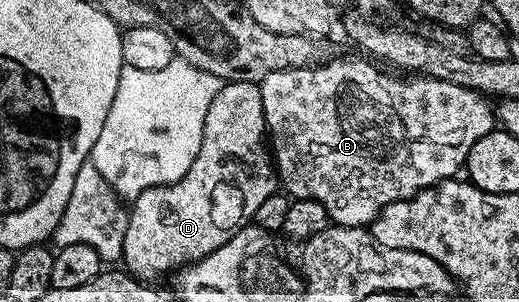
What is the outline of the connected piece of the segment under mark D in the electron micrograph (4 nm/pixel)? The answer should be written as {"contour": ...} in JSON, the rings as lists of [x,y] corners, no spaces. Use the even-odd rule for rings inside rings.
{"contour":[[[233,80],[221,83],[218,94],[214,94],[214,102],[210,102],[210,110],[206,110],[206,126],[202,130],[202,142],[198,150],[198,158],[194,158],[190,170],[186,170],[186,174],[182,174],[182,178],[178,182],[166,186],[154,186],[150,190],[142,190],[142,194],[138,194],[135,200],[131,201],[122,264],[128,267],[125,269],[131,275],[144,282],[155,281],[155,276],[164,276],[167,272],[173,271],[172,273],[175,273],[177,270],[183,270],[189,264],[194,264],[196,261],[214,254],[214,250],[218,250],[218,246],[230,242],[230,238],[234,238],[234,234],[255,217],[258,206],[262,206],[262,202],[266,202],[266,198],[270,198],[277,190],[278,173],[274,167],[274,157],[270,151],[269,141],[266,139],[262,94],[260,93],[259,83],[250,80]]]}

